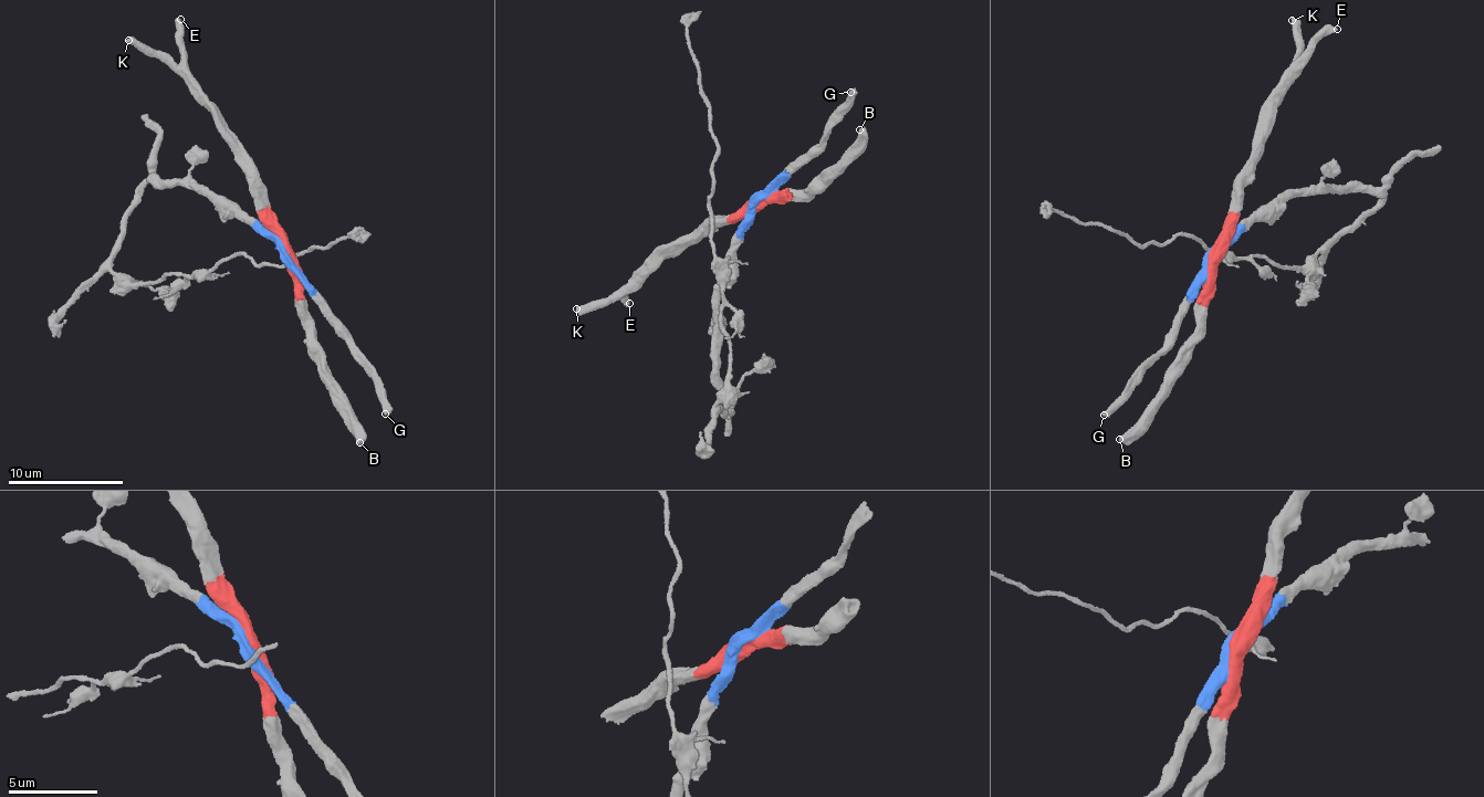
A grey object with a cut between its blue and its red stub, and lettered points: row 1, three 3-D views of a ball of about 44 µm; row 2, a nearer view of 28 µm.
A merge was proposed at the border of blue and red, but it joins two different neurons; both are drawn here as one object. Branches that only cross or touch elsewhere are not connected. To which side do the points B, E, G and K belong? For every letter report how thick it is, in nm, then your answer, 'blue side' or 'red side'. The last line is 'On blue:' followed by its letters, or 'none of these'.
B: calibre 550 nm; red side
E: calibre 420 nm; red side
G: calibre 440 nm; blue side
K: calibre 440 nm; red side
On blue: G

